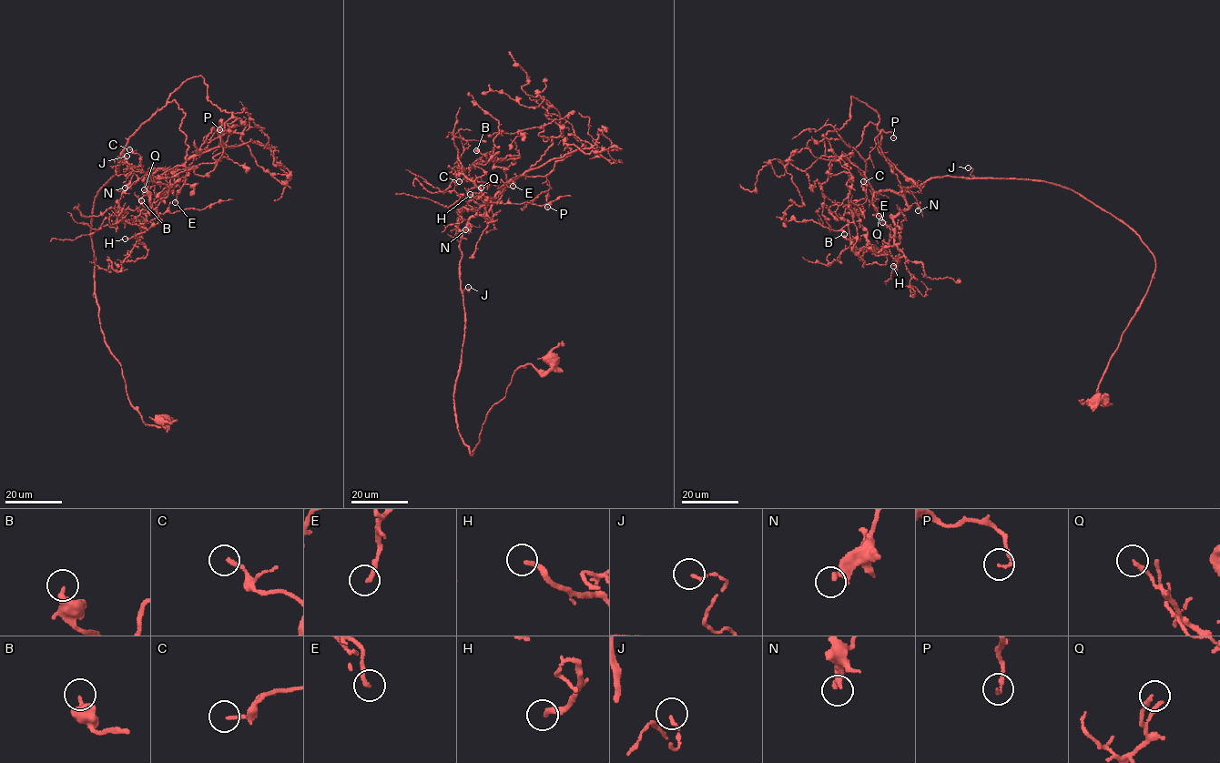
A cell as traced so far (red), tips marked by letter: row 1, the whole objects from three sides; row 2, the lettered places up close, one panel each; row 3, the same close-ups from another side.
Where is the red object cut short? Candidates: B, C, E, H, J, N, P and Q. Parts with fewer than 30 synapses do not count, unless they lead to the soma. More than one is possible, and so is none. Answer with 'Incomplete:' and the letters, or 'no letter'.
Incomplete: H

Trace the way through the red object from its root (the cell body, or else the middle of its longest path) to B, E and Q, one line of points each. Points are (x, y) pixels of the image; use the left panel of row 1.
B: (164, 419), (146, 424), (105, 340), (90, 232), (129, 138), (174, 100), (188, 173), (149, 208), (141, 200)
E: (164, 419), (146, 424), (105, 340), (90, 232), (95, 198), (120, 157), (141, 170), (174, 173), (175, 202)
Q: (164, 419), (146, 424), (130, 403), (95, 296), (95, 198), (120, 157), (145, 177), (142, 213), (144, 189)

